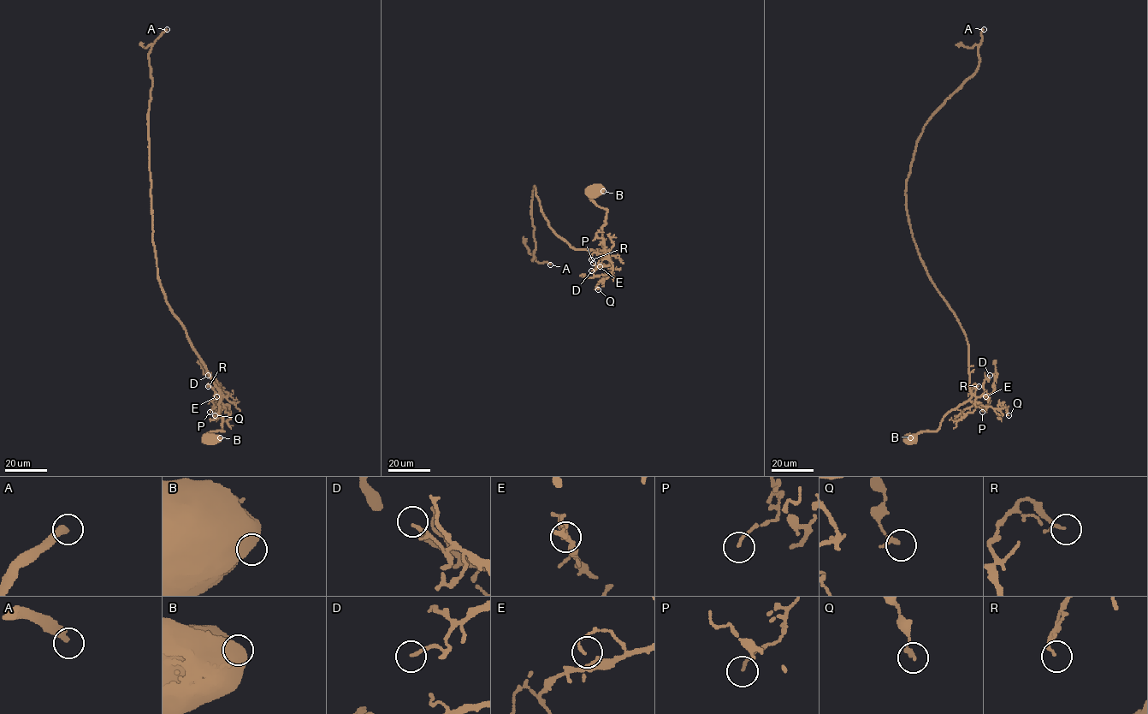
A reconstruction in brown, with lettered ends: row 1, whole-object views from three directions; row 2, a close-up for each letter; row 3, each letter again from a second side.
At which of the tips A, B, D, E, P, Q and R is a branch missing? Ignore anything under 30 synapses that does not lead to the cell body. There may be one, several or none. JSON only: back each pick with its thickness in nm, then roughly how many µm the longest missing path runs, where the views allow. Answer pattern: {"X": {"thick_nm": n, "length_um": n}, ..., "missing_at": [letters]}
{"A": {"thick_nm": 360, "length_um": 70}, "missing_at": ["A"]}

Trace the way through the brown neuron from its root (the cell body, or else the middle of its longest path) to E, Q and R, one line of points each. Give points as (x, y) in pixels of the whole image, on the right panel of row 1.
E: (908, 440), (925, 431), (936, 431), (946, 414), (973, 395), (985, 396)
Q: (908, 440), (925, 431), (936, 431), (946, 414), (968, 400), (994, 408), (1003, 403), (1008, 415)
R: (908, 440), (925, 431), (936, 431), (946, 414), (970, 398), (972, 385), (979, 386)

